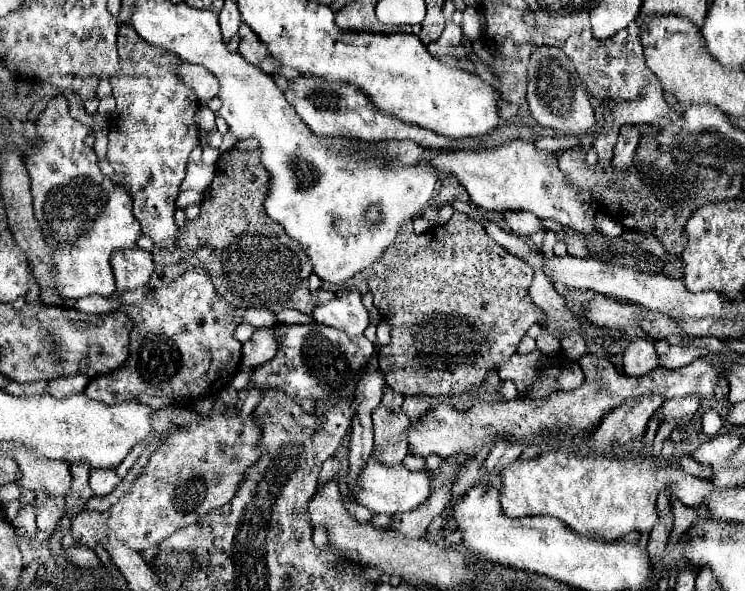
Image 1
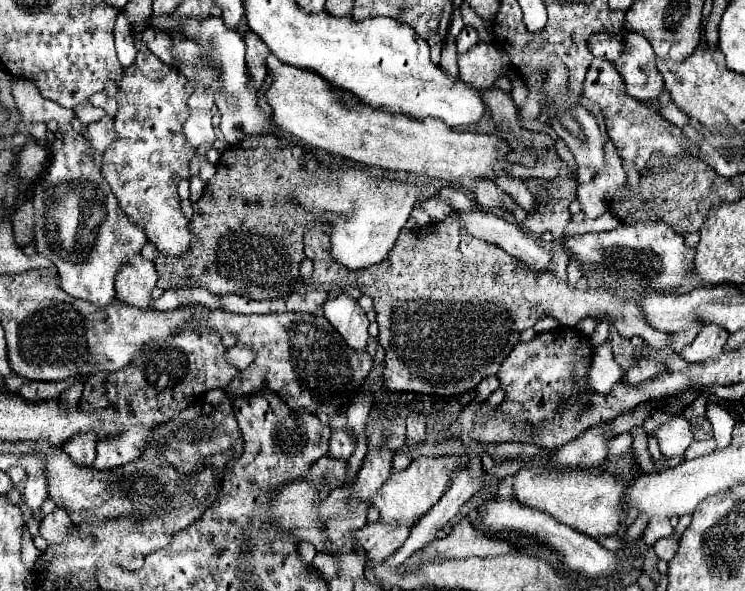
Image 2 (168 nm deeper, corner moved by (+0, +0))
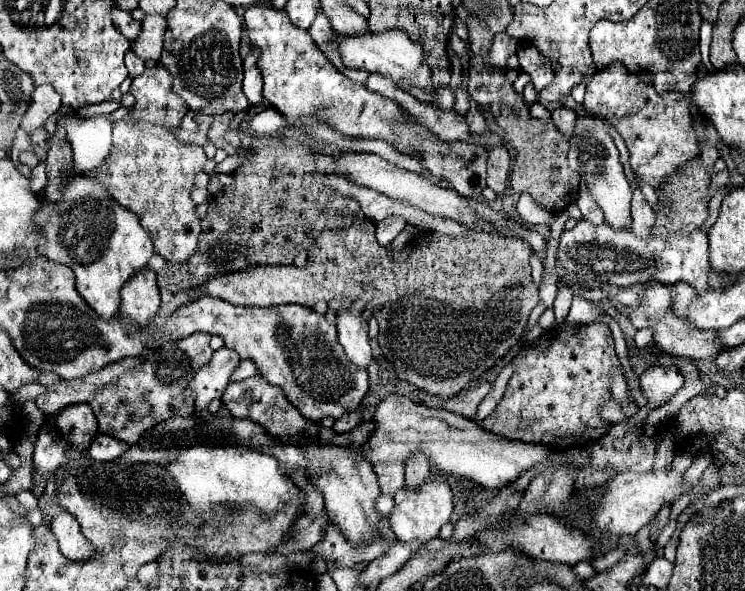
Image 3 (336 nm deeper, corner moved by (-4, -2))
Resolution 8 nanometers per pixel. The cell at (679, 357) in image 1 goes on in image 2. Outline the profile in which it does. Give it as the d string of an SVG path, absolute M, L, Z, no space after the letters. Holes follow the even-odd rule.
M707 324L707 326L701 328L699 336L689 346L685 346L679 354L687 362L703 362L703 360L709 360L709 358L717 356L723 350L723 346L727 342L727 336L729 336L729 332L723 330L721 326Z

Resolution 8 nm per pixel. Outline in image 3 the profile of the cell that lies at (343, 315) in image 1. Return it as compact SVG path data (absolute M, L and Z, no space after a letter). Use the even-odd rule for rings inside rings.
M345 310L343 314L337 314L337 332L339 344L343 346L347 358L355 366L367 368L373 360L367 338L367 320L363 316L355 316L349 310Z

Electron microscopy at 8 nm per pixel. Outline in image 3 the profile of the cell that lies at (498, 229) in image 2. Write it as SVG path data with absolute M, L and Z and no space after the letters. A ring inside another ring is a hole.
M345 152L345 154L339 154L335 158L335 170L341 176L345 176L345 178L361 184L361 186L373 188L373 190L377 190L377 192L381 192L381 194L385 194L389 198L395 198L395 200L405 200L411 206L415 206L419 210L425 210L429 214L445 216L445 218L451 218L451 220L463 222L463 224L475 224L477 220L481 220L479 214L475 214L467 206L467 202L455 190L445 190L439 184L435 184L431 180L425 180L423 176L419 176L415 172L397 168L397 166L389 164L387 160L383 160L377 154L365 154L365 152Z

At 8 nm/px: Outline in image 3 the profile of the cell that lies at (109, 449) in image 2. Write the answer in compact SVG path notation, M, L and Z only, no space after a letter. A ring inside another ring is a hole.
M97 434L89 446L89 456L93 460L101 460L101 462L107 462L107 460L115 460L119 458L125 450L127 450L127 442L123 440L117 440L113 436L107 436L107 434Z

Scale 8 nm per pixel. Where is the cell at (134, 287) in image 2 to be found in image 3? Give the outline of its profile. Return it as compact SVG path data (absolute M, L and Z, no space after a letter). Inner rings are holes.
M145 268L131 276L121 290L121 298L121 316L135 326L147 326L155 318L161 304L155 272Z

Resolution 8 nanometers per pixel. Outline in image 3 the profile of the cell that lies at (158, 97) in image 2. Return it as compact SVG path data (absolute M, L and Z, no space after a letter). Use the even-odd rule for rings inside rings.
M159 64L157 68L145 68L145 72L137 78L133 78L131 94L137 98L135 106L129 110L129 114L115 122L113 126L113 148L111 154L89 172L91 178L105 184L107 192L125 208L135 212L141 218L141 224L153 238L155 252L163 256L167 262L185 262L191 258L197 250L199 234L201 234L201 220L195 212L195 202L191 200L193 190L193 176L203 170L205 152L201 146L185 144L175 138L175 128L181 124L181 118L187 114L187 104L171 92L171 76L169 72Z

